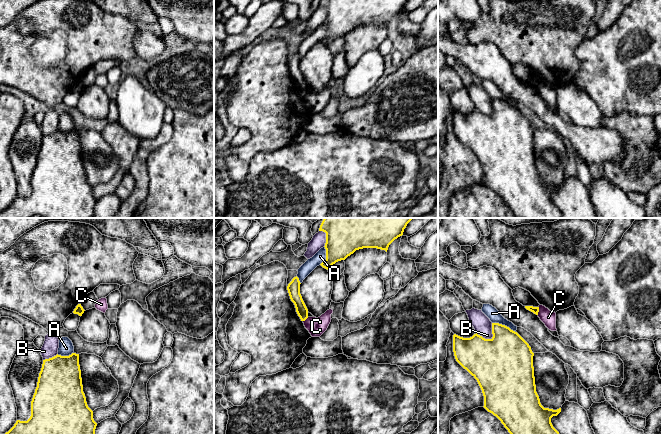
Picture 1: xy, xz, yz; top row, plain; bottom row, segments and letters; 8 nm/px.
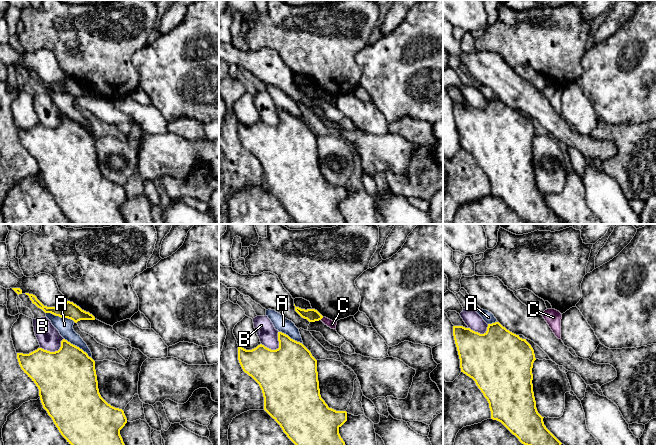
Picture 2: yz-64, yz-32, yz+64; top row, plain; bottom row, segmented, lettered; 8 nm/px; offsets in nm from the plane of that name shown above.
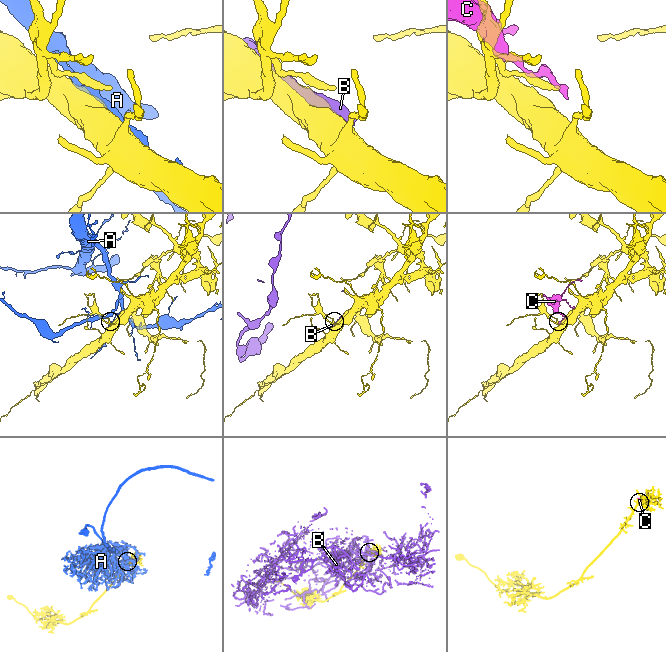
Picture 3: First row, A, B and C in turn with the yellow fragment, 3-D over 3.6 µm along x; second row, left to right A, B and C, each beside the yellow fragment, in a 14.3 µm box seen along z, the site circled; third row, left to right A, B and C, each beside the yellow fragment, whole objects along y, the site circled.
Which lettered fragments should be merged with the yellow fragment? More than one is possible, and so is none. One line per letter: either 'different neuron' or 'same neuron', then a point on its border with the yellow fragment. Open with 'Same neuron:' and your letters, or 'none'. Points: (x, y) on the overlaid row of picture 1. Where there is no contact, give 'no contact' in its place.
Same neuron: none
A: different neuron | yz (504, 325)
B: different neuron | yz (490, 339)
C: different neuron | yz (538, 311)

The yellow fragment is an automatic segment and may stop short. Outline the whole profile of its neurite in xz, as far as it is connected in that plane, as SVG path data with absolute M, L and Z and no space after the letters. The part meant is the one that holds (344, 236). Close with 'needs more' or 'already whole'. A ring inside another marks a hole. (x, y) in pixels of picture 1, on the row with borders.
M324 218L319 231L326 233L326 260L320 265L329 269L338 261L345 260L356 250L377 248L387 252L389 245L403 235L413 218Z; already whole

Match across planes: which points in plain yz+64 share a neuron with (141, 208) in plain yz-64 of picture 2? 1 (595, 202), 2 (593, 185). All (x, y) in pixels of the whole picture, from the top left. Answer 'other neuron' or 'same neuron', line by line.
1: other neuron
2: other neuron

